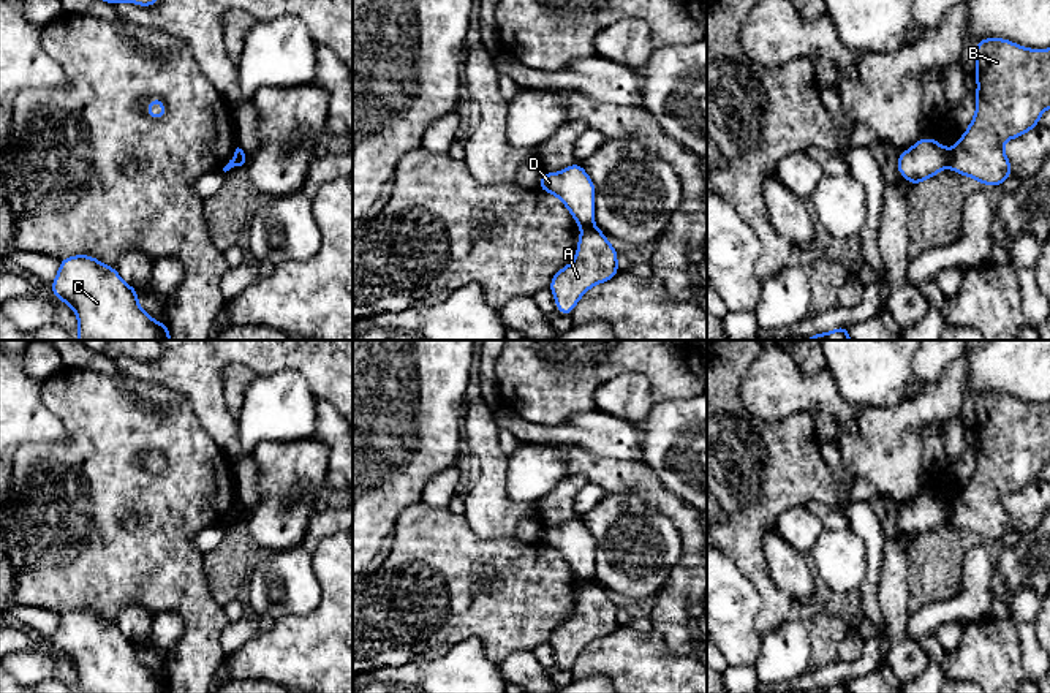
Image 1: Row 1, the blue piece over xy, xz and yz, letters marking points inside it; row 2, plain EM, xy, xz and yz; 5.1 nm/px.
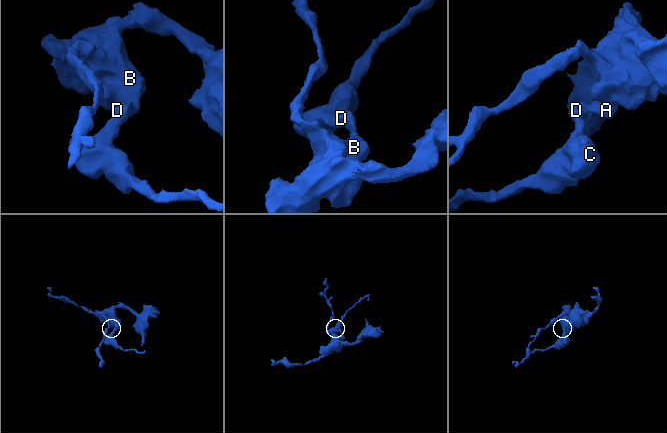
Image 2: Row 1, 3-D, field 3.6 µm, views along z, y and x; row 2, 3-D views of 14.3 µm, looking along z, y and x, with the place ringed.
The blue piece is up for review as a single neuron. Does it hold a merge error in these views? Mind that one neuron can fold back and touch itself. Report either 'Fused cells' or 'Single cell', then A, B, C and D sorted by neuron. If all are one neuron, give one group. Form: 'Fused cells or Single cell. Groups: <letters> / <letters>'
Fused cells. Groups: A B / C D

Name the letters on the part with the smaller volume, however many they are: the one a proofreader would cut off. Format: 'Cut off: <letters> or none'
Cut off: C, D

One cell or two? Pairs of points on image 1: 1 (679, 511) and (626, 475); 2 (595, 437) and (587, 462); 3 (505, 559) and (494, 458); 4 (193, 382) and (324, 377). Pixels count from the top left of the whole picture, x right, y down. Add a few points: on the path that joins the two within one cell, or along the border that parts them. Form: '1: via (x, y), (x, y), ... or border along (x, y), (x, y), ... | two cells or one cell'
1: via (666, 502), (639, 478) | one cell
2: border along (555, 445), (577, 445), (600, 456), (626, 461) | two cells
3: border along (467, 522), (483, 538), (514, 537) | two cells
4: via (226, 356), (291, 356) | one cell

